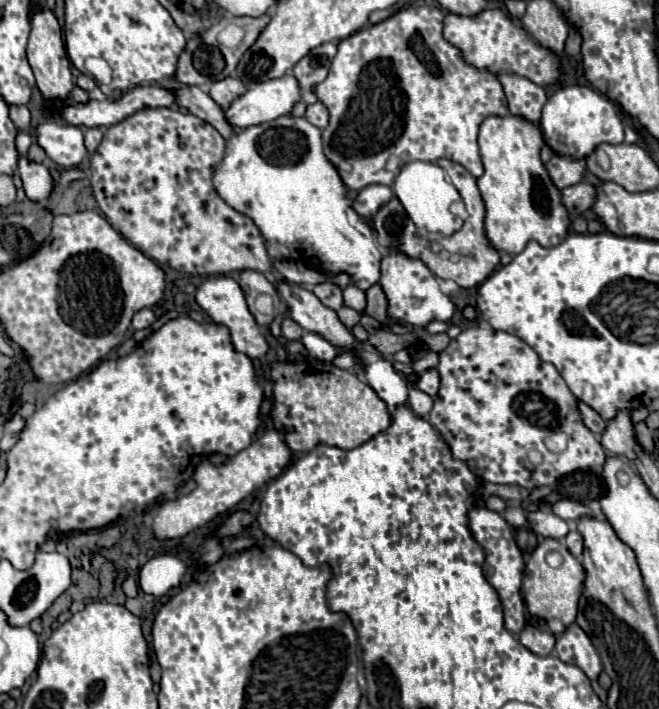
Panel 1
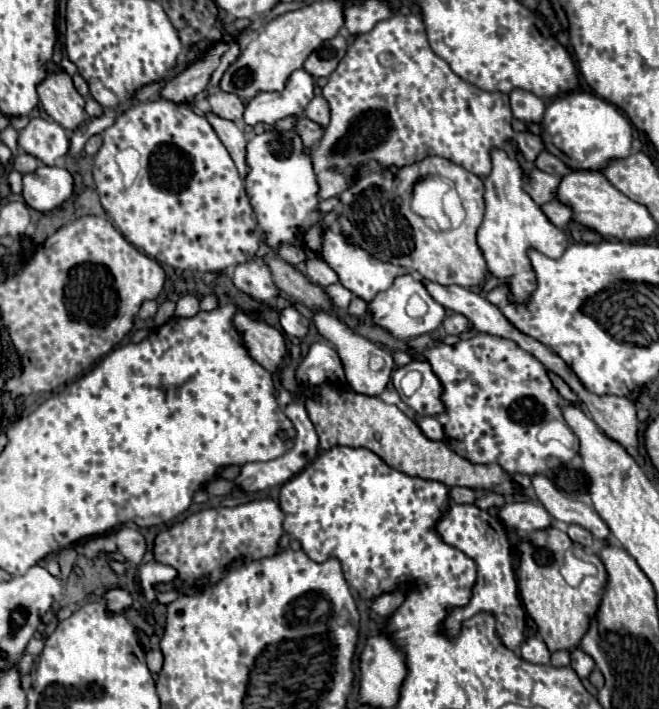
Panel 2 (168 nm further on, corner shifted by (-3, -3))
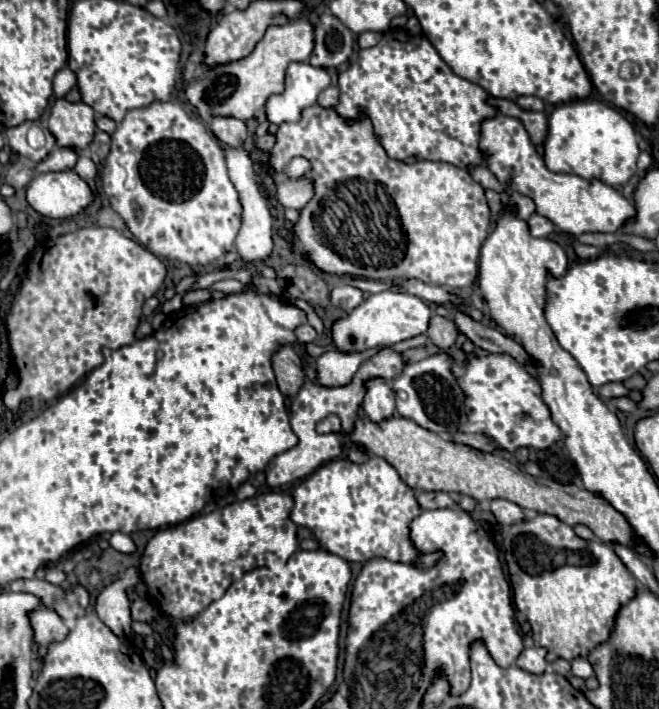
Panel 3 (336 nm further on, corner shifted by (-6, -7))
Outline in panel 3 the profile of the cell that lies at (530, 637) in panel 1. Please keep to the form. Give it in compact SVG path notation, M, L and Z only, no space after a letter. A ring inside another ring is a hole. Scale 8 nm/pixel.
M530 647L530 649L524 649L520 653L520 657L516 659L516 665L528 673L544 673L548 669L548 663L546 663L546 649L542 647Z

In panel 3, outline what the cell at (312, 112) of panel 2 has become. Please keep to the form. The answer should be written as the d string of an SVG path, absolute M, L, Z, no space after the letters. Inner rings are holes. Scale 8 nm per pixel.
M330 85L330 87L326 87L326 89L320 93L318 105L322 105L322 107L334 107L334 105L338 103L338 97L340 97L338 85Z

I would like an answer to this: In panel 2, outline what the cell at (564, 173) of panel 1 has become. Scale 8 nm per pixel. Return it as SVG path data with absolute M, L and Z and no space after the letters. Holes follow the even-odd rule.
M535 167L529 173L529 183L525 185L525 191L533 197L533 201L537 205L545 205L547 201L551 201L557 195L559 183L561 183L561 177L545 173Z

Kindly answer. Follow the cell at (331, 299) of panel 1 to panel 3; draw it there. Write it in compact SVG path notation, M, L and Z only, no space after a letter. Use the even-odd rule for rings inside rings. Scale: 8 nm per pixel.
M340 285L330 291L330 303L344 311L352 311L364 301L364 293L352 285Z

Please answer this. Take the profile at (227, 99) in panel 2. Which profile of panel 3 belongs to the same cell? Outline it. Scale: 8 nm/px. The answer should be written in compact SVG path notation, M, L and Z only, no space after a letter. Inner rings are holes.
M212 117L210 131L226 147L242 147L246 141L246 123L232 117Z

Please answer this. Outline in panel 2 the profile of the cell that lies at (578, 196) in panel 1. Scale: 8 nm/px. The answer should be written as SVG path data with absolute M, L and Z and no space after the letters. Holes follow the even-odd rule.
M553 199L553 201L545 203L541 209L543 209L543 213L549 217L549 221L551 221L553 225L557 225L557 227L565 227L565 225L573 219L571 207L565 205L565 203L561 203L559 199Z

